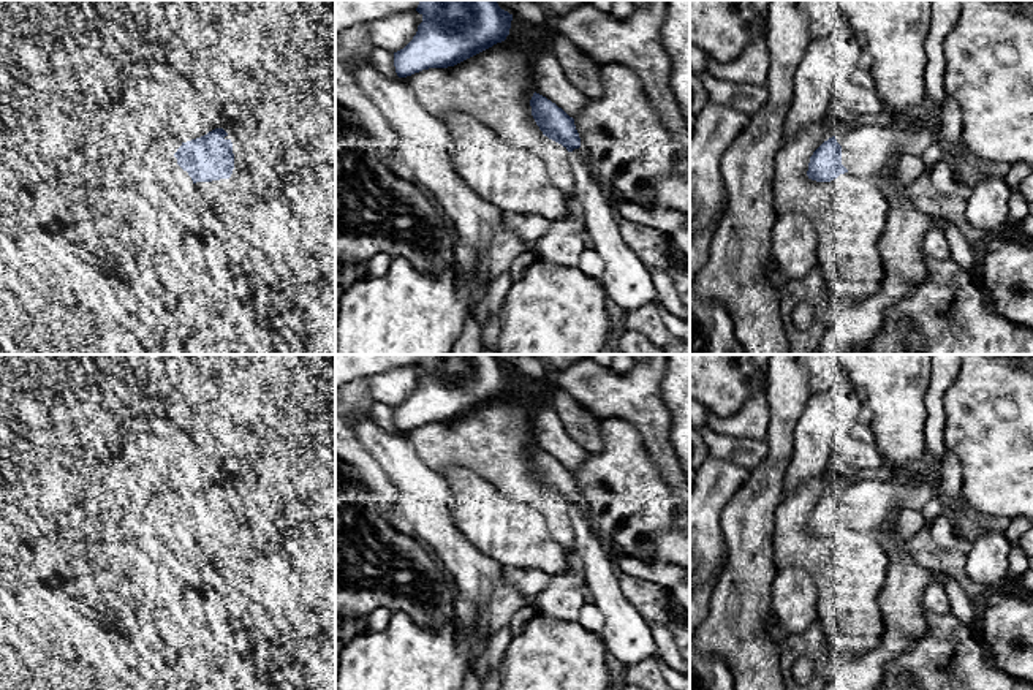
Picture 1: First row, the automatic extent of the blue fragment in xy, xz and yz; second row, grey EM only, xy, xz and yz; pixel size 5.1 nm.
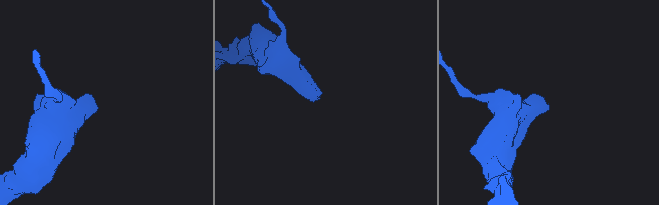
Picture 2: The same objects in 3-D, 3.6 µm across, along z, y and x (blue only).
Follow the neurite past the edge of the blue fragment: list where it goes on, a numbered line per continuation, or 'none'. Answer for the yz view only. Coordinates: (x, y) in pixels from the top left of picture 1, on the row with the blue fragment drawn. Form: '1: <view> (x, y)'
1: yz (864, 149)

